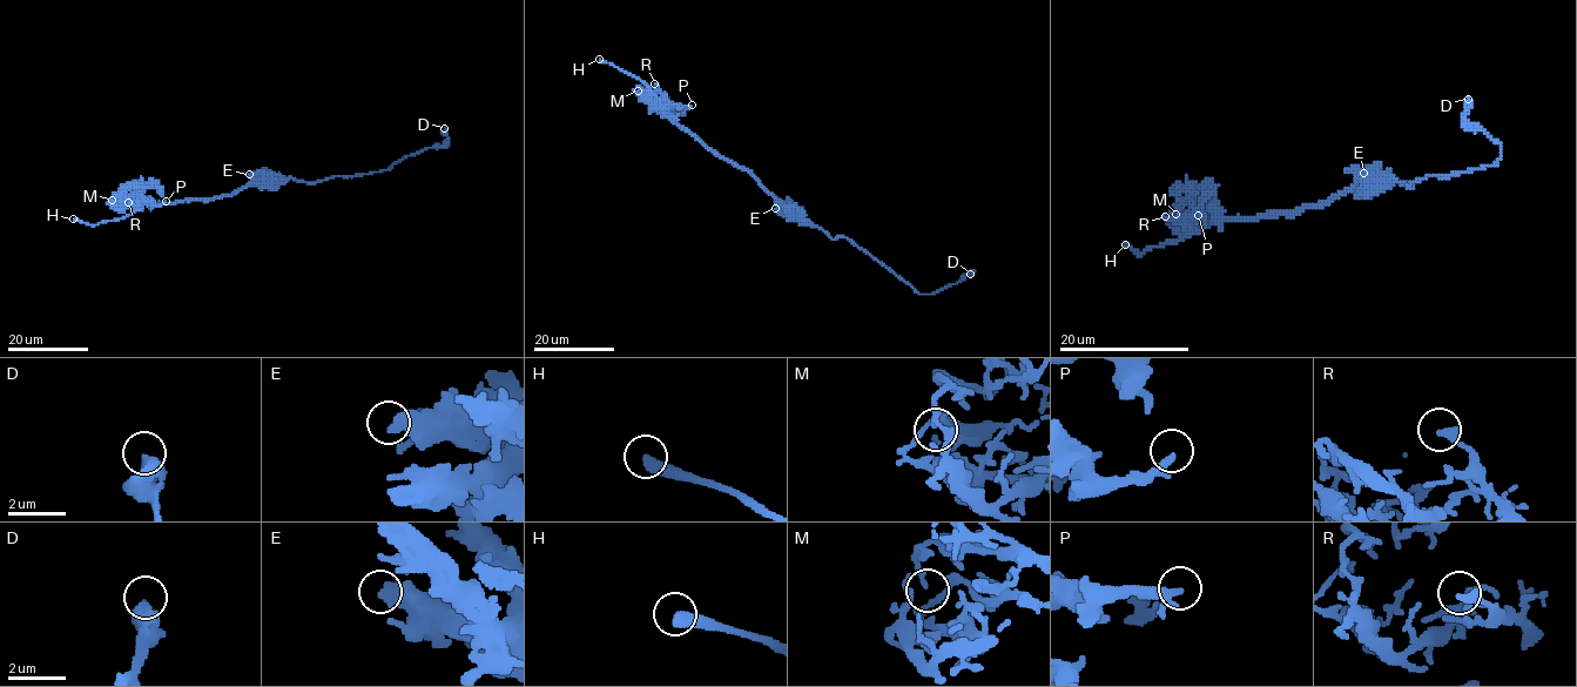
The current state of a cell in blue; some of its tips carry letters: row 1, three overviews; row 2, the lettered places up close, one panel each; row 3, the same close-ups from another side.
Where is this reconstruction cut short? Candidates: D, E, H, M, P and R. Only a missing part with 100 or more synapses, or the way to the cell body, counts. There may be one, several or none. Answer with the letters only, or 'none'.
H

